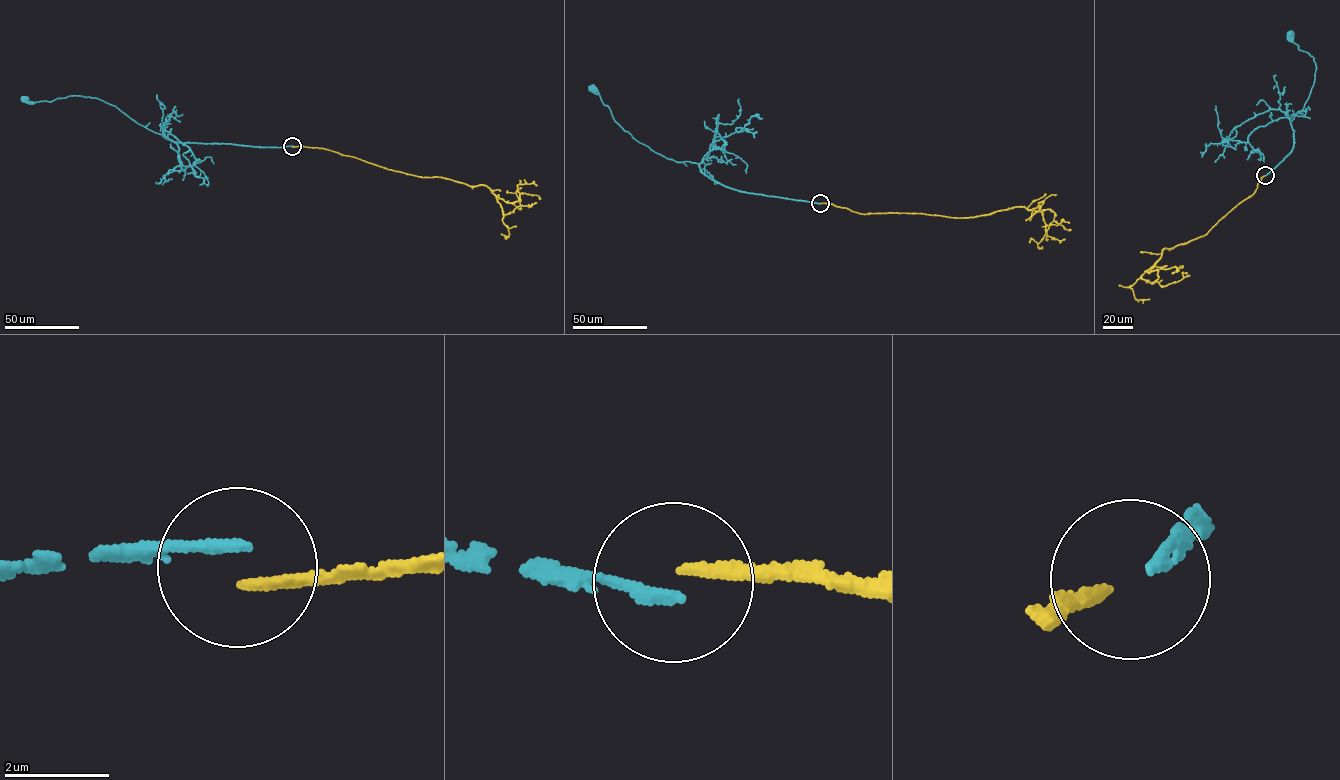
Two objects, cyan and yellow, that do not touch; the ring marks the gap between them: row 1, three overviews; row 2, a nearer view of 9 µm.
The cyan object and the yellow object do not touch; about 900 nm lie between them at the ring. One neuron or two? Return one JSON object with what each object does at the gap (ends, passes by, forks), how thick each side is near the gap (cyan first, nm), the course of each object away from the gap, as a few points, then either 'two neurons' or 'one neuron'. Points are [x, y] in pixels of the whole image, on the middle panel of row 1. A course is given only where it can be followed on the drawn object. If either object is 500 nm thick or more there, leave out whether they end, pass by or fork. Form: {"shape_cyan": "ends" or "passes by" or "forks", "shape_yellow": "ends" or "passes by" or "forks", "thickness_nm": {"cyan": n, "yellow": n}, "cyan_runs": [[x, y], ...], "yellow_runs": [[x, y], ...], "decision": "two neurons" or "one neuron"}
{"shape_cyan": "ends", "shape_yellow": "ends", "thickness_nm": {"cyan": 240, "yellow": 200}, "cyan_runs": [[820, 203], [734, 189], [708, 178], [698, 163], [676, 161], [655, 153], [625, 131], [592, 88]], "yellow_runs": [[820, 203], [865, 214], [956, 218], [1039, 205], [1046, 234], [1037, 243], [1031, 239], [1029, 242]], "decision": "two neurons"}

